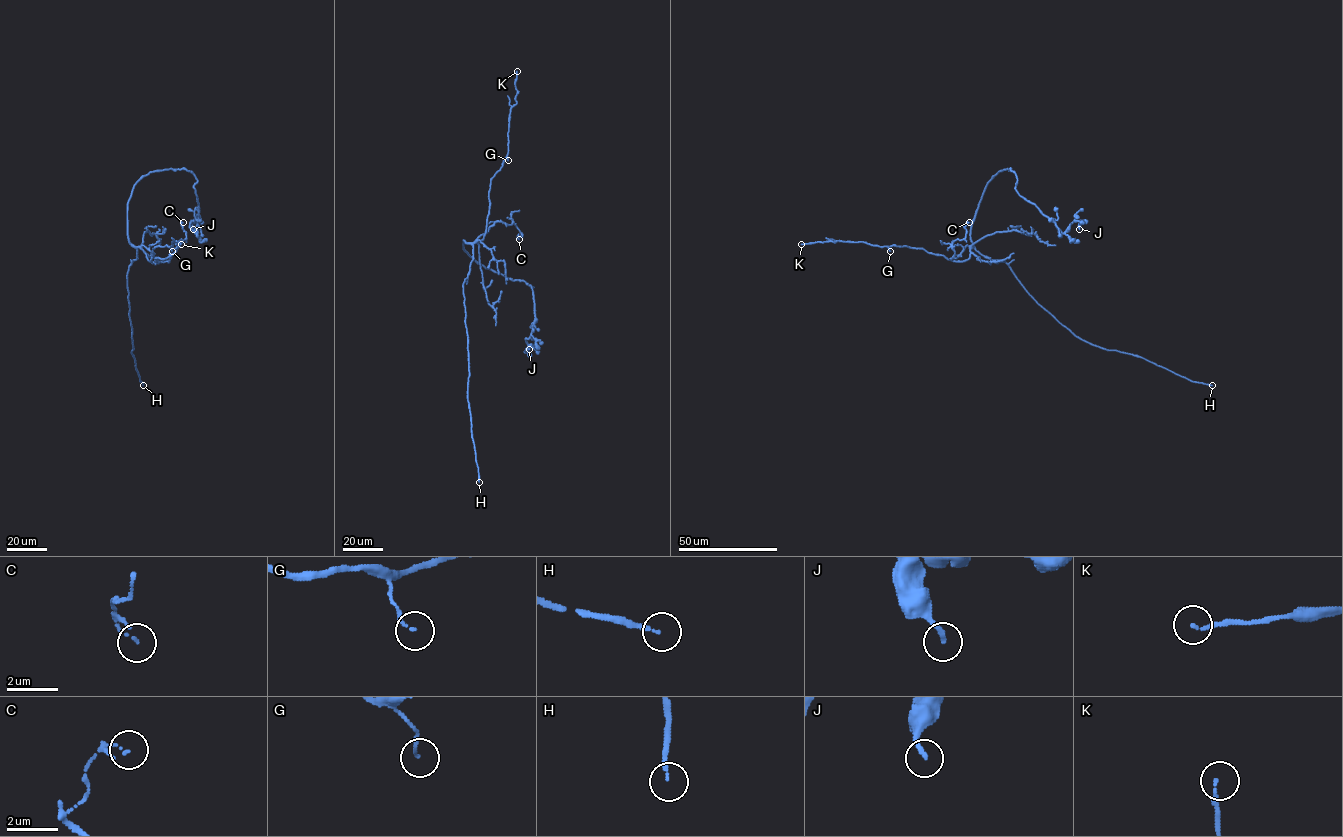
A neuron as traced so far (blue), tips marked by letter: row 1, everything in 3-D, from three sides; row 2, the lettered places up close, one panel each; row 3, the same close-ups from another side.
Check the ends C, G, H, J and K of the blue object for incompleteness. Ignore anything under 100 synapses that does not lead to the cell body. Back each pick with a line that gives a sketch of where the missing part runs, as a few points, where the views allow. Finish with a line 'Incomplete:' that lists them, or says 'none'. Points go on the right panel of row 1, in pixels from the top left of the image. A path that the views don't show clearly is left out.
H: Course of what is missing: (1212, 385), (1225, 387)
Incomplete: H

